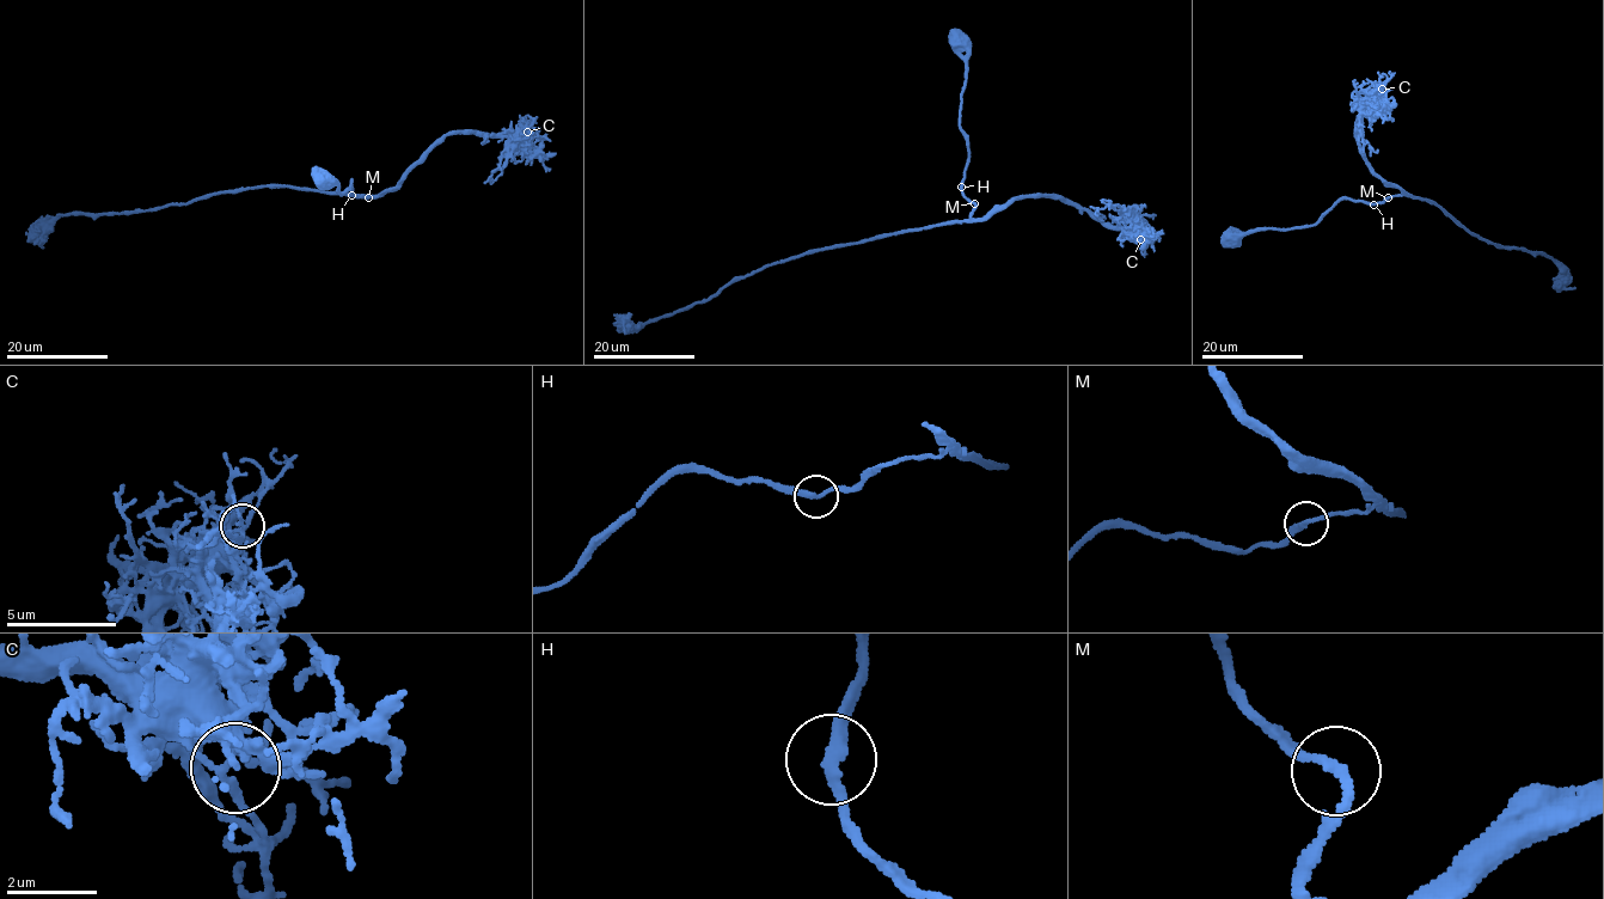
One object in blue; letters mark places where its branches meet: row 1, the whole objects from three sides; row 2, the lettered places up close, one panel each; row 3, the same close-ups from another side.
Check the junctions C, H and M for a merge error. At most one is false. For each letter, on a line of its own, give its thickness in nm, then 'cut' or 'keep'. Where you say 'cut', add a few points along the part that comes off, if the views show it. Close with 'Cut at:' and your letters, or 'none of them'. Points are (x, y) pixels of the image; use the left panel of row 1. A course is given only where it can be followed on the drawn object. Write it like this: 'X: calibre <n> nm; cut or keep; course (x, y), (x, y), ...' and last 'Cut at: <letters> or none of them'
C: calibre 150 nm; keep
H: calibre 240 nm; keep
M: calibre 190 nm; keep
Cut at: none of them

